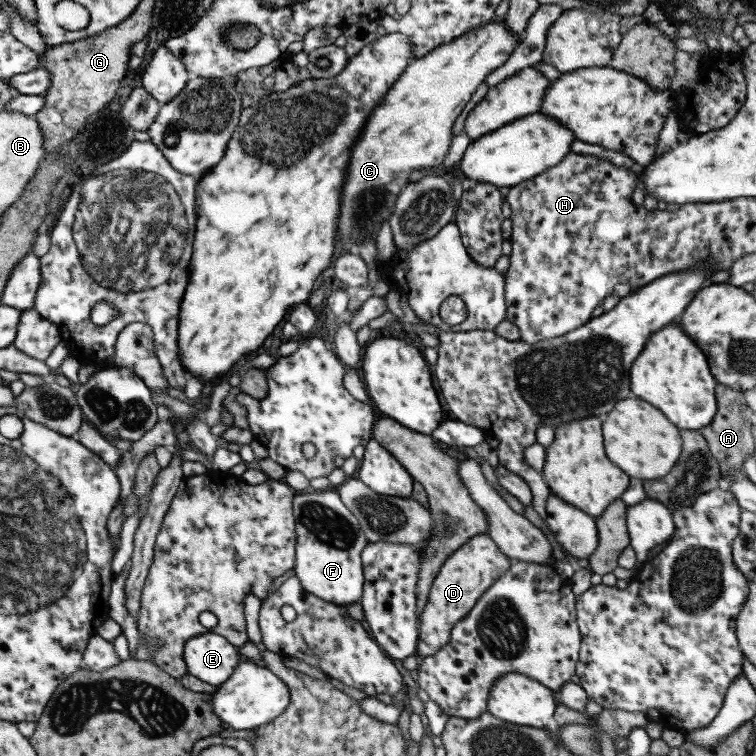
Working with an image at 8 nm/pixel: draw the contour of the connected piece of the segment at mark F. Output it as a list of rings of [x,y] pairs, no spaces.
[[[335,489],[296,492],[292,515],[296,536],[293,571],[300,586],[330,604],[349,606],[359,600],[363,588],[361,550],[368,542]]]

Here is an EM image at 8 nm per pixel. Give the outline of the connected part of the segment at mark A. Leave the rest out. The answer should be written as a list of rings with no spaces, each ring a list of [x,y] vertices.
[[[716,383],[714,388],[714,397],[716,400],[716,411],[711,422],[700,430],[700,435],[706,440],[706,445],[712,454],[712,457],[718,462],[719,470],[724,475],[725,471],[742,470],[741,463],[747,455],[753,452],[753,441],[750,426],[755,422],[755,416],[751,409],[745,404],[743,395],[728,386]]]

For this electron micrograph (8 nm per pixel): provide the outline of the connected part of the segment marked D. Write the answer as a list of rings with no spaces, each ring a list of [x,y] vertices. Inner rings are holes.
[[[488,534],[472,536],[459,549],[456,549],[441,564],[430,591],[427,595],[427,606],[418,620],[418,641],[416,656],[430,657],[449,640],[450,630],[471,608],[475,601],[503,575],[511,564],[490,539]]]

